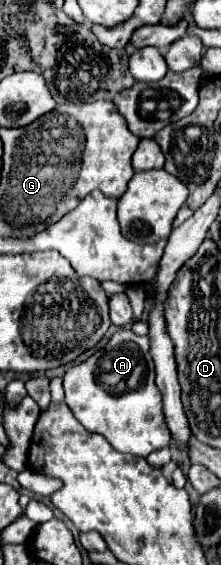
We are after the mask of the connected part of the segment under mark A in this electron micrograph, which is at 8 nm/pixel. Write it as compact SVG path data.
M119 329L103 349L67 369L63 387L65 403L79 423L87 431L105 435L117 451L147 457L151 451L169 445L171 435L165 427L161 391L155 385L155 367L145 335L141 337L129 329Z

